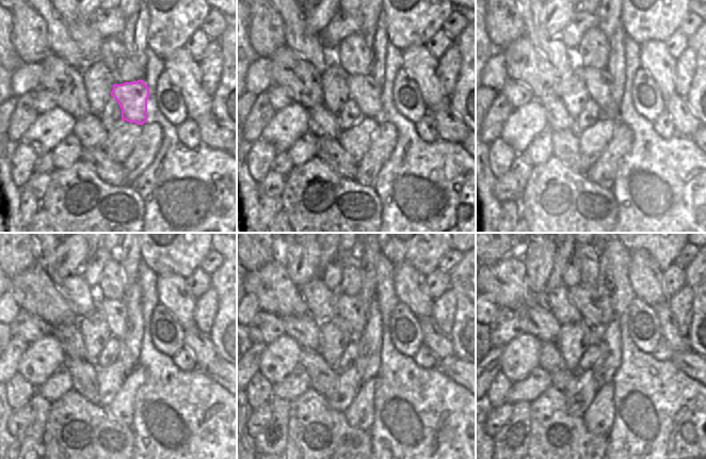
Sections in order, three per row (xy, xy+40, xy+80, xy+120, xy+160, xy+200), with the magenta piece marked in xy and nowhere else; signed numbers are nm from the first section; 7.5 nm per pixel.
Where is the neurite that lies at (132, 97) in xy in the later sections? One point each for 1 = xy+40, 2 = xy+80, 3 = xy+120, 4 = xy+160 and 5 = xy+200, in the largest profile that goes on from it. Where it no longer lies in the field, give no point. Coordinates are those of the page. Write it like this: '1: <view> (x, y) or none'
1: xy+40 (364, 90)
2: xy+80 (598, 82)
3: xy+120 (114, 312)
4: xy+160 (354, 310)
5: xy+200 (594, 304)

